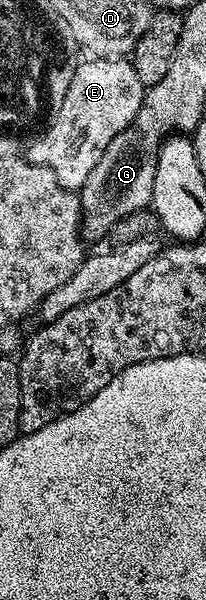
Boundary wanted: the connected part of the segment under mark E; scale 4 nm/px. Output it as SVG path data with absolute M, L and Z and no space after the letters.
M86 58L82 65L74 68L72 78L68 82L68 94L64 94L57 101L59 104L53 109L52 119L45 125L44 131L35 136L25 149L25 159L40 166L48 166L48 170L56 174L56 182L60 182L60 186L80 190L84 182L88 182L88 174L92 174L104 150L108 150L108 142L112 142L116 134L120 134L134 122L142 105L143 95L144 87L140 79L136 78L136 71L129 59Z

